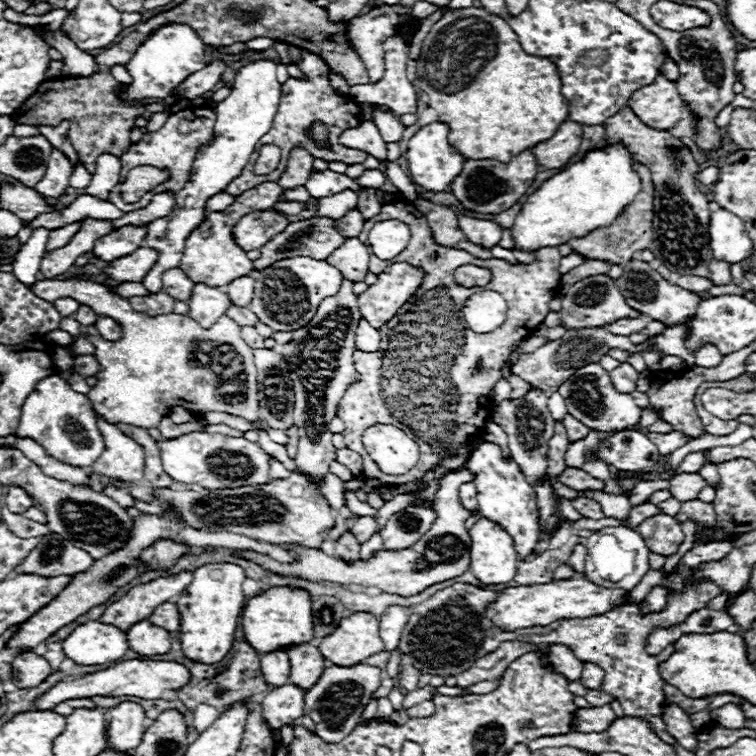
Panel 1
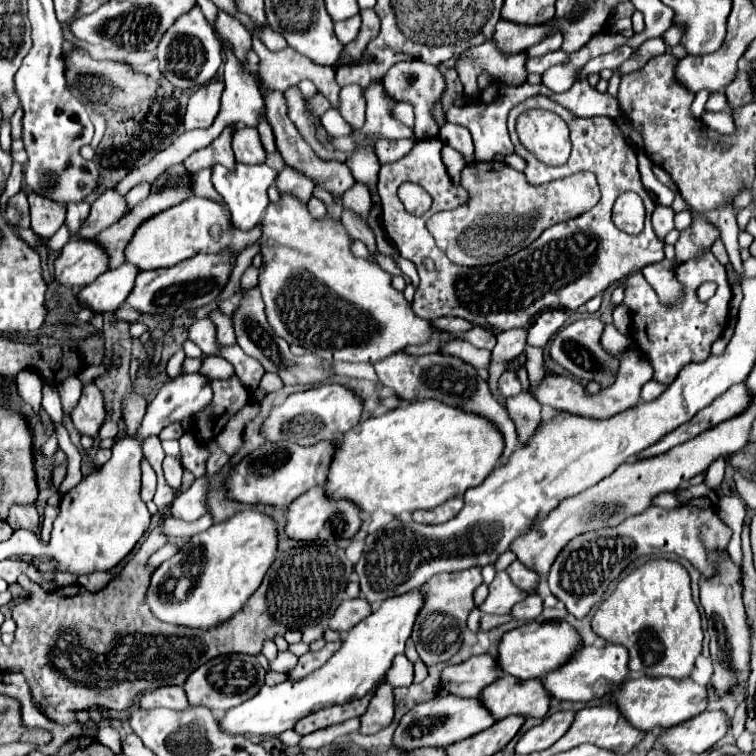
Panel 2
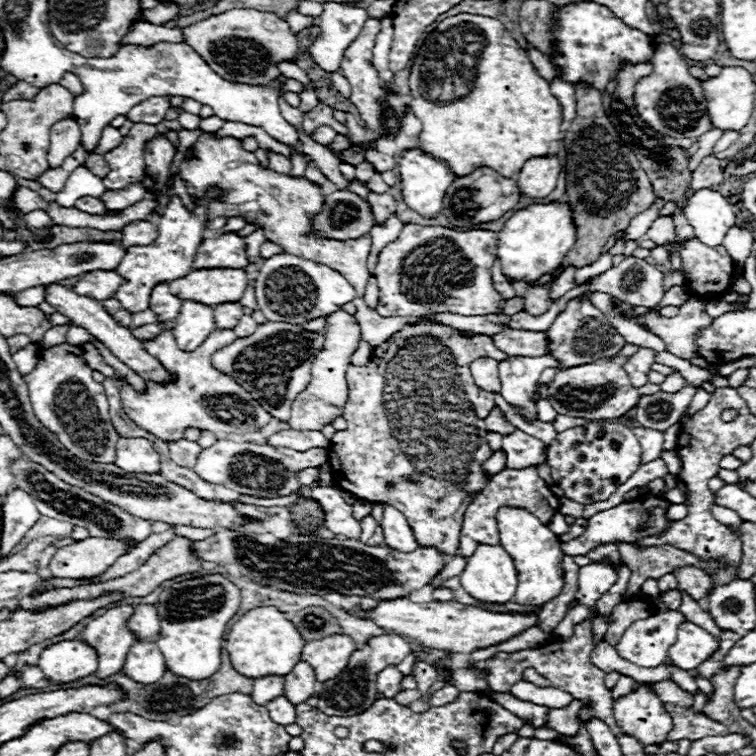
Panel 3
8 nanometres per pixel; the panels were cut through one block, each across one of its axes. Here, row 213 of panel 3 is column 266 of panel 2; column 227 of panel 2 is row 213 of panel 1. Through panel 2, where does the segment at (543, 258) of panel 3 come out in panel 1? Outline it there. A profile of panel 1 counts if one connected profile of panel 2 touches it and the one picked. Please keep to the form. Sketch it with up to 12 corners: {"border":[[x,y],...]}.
{"border":[[620,142],[542,182],[514,220],[532,252],[610,226],[642,190]]}

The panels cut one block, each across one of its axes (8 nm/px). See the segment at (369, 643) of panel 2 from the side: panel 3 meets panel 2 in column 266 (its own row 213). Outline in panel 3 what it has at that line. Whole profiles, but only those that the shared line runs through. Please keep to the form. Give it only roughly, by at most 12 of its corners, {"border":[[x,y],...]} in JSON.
{"border":[[709,188],[686,200],[686,218],[706,246],[736,224],[732,204]]}

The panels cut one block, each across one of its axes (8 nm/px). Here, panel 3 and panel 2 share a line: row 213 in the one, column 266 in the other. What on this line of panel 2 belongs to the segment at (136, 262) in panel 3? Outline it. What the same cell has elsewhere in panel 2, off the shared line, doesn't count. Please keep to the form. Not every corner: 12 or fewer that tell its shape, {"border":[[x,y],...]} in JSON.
{"border":[[266,164],[212,170],[232,224],[252,230],[268,206],[276,170]]}

